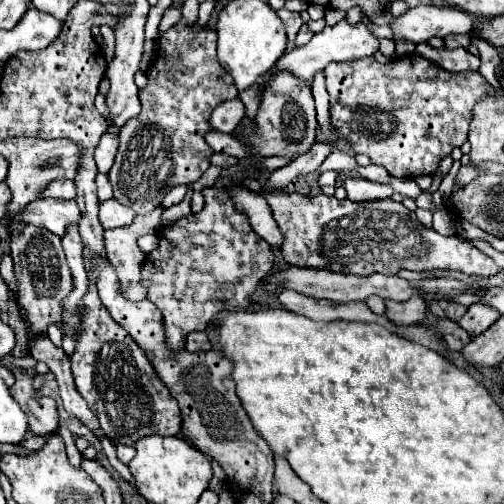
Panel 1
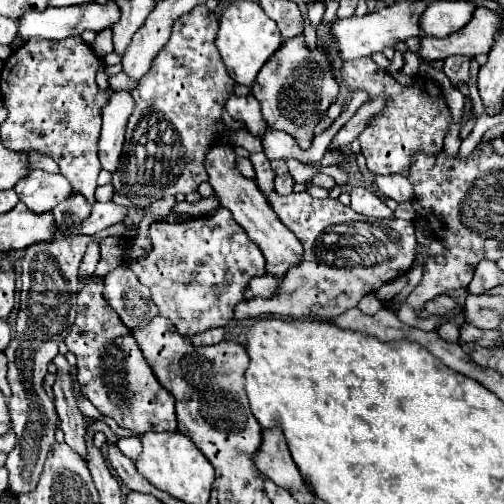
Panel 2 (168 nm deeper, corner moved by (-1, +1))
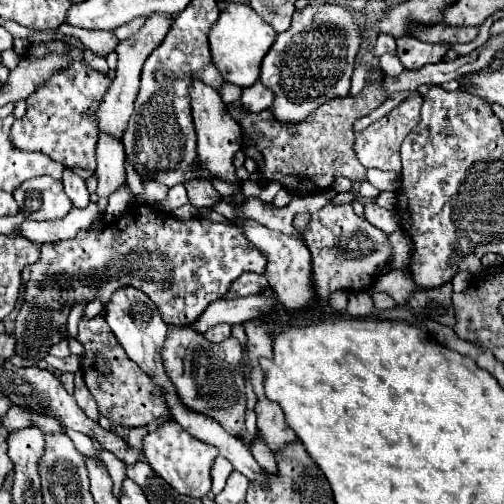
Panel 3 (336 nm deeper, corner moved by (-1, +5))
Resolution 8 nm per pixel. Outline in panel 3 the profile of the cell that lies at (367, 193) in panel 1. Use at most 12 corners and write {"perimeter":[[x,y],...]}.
{"perimeter":[[364,202],[364,216],[382,232],[400,228],[394,210]]}

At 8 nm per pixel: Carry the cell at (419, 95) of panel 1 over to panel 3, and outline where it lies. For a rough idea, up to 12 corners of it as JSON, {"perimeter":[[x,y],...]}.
{"perimeter":[[412,92],[356,134],[362,166],[400,172],[400,144],[420,122]]}

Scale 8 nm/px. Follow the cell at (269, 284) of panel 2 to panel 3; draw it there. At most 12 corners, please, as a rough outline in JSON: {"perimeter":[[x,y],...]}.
{"perimeter":[[246,272],[230,288],[228,298],[260,294],[268,288],[262,274]]}

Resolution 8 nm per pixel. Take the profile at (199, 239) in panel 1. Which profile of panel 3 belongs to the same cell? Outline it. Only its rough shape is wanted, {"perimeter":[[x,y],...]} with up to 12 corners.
{"perimeter":[[130,206],[42,244],[22,280],[118,286],[190,326],[264,254],[232,222]]}

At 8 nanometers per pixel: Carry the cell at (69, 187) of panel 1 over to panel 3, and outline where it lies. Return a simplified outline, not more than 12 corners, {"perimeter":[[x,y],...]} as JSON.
{"perimeter":[[36,176],[14,190],[28,220],[70,212],[62,180]]}

